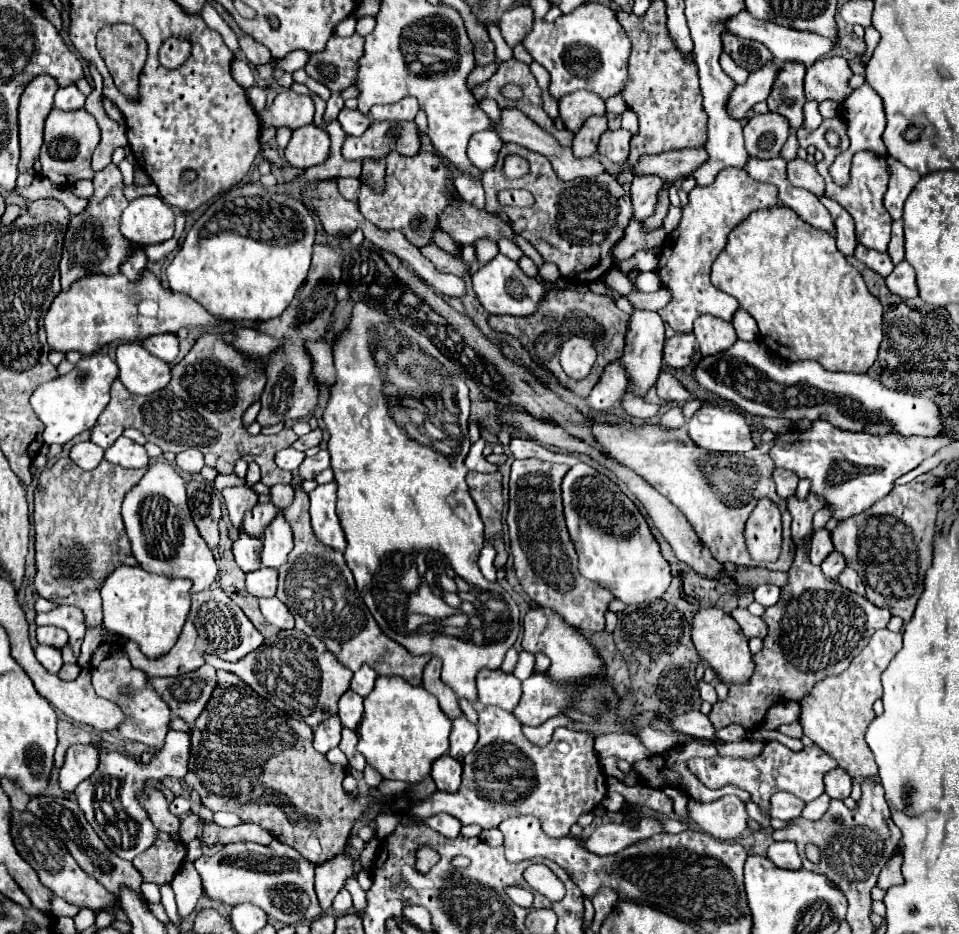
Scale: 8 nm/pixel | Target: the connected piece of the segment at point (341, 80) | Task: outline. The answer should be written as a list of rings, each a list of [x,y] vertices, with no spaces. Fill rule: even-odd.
[[[354,34],[350,38],[332,36],[322,52],[310,56],[306,64],[306,74],[320,84],[328,86],[332,96],[328,100],[328,122],[338,116],[344,108],[344,100],[340,92],[354,84],[356,78],[356,60],[364,52],[364,38]]]

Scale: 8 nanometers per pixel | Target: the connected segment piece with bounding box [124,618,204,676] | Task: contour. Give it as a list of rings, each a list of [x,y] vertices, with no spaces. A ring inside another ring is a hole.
[[[186,620],[186,626],[174,644],[174,648],[160,656],[160,658],[146,658],[138,644],[128,640],[124,644],[124,650],[132,662],[134,668],[146,672],[148,676],[180,676],[186,672],[192,672],[204,664],[202,654],[196,650],[196,628],[192,620]]]

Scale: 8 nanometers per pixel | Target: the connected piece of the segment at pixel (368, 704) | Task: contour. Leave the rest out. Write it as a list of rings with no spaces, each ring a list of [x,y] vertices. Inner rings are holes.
[[[378,676],[374,690],[364,698],[364,718],[356,730],[356,748],[366,758],[366,762],[388,780],[416,784],[430,776],[432,770],[438,790],[456,792],[462,780],[462,766],[458,760],[446,754],[450,726],[452,722],[440,710],[436,696],[426,692],[422,686],[410,686],[400,676]]]

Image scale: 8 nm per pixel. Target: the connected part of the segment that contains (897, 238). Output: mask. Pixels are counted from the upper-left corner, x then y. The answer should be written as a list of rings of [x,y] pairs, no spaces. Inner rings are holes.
[[[902,220],[892,224],[892,240],[888,244],[888,256],[892,258],[894,264],[900,264],[904,260],[904,228],[902,228]]]

